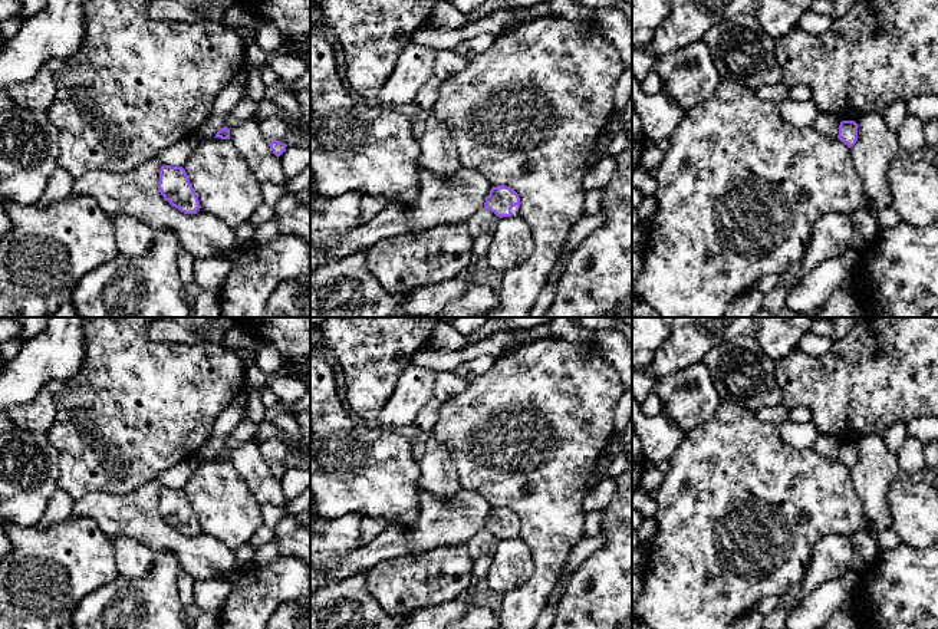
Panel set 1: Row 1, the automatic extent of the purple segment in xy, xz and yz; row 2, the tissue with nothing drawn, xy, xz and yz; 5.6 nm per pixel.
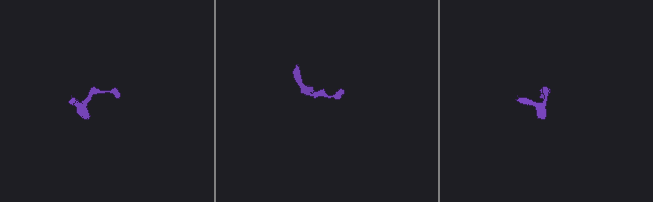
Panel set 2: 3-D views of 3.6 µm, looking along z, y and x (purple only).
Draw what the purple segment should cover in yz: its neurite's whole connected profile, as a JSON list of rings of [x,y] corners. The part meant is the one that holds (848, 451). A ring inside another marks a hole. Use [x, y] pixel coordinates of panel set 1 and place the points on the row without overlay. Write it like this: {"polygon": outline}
{"polygon": [[[842,442],[837,460],[852,470],[858,462],[858,445],[855,442]]]}

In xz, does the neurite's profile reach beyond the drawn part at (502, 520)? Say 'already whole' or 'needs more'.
needs more

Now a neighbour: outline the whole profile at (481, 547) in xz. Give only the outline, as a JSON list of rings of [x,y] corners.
[[[481,530],[467,541],[474,576],[487,577],[498,541],[500,539],[487,530]]]

